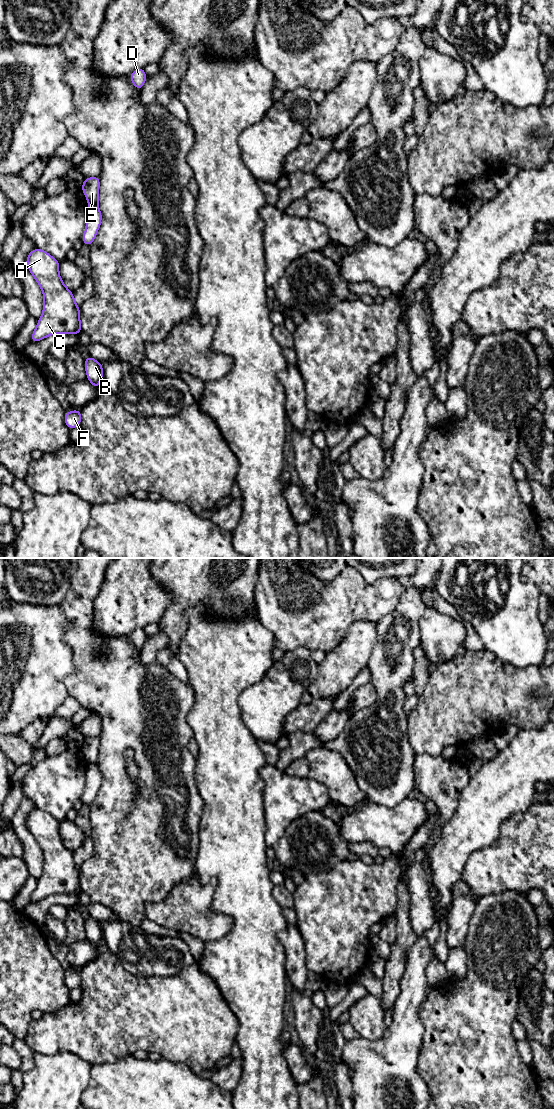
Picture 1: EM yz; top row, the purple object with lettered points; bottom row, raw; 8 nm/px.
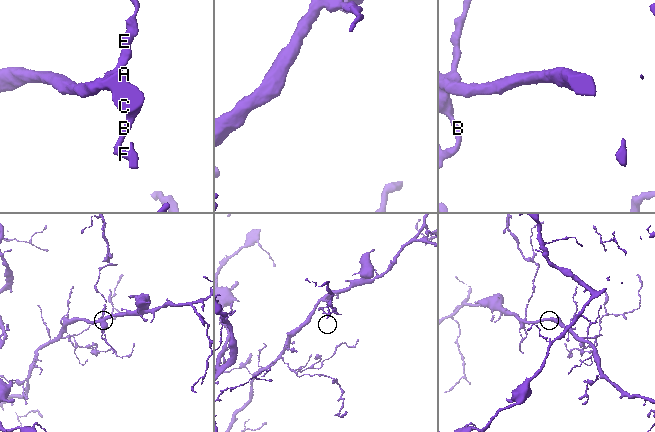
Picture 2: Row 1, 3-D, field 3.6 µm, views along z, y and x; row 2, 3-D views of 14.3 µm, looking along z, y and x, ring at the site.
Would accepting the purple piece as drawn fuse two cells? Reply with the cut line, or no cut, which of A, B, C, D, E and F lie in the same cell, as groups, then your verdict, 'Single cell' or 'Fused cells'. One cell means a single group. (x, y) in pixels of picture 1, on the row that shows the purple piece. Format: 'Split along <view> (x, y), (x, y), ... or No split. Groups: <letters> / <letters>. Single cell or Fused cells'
Split along yz (97, 203), (89, 204). Groups: A B C F / D E. Fused cells

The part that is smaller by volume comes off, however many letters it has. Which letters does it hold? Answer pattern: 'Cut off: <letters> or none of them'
Cut off: D, E

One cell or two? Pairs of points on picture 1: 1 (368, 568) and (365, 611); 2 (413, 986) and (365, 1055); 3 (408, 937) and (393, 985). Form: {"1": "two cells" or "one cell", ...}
{"1": "two cells", "2": "one cell", "3": "one cell"}

